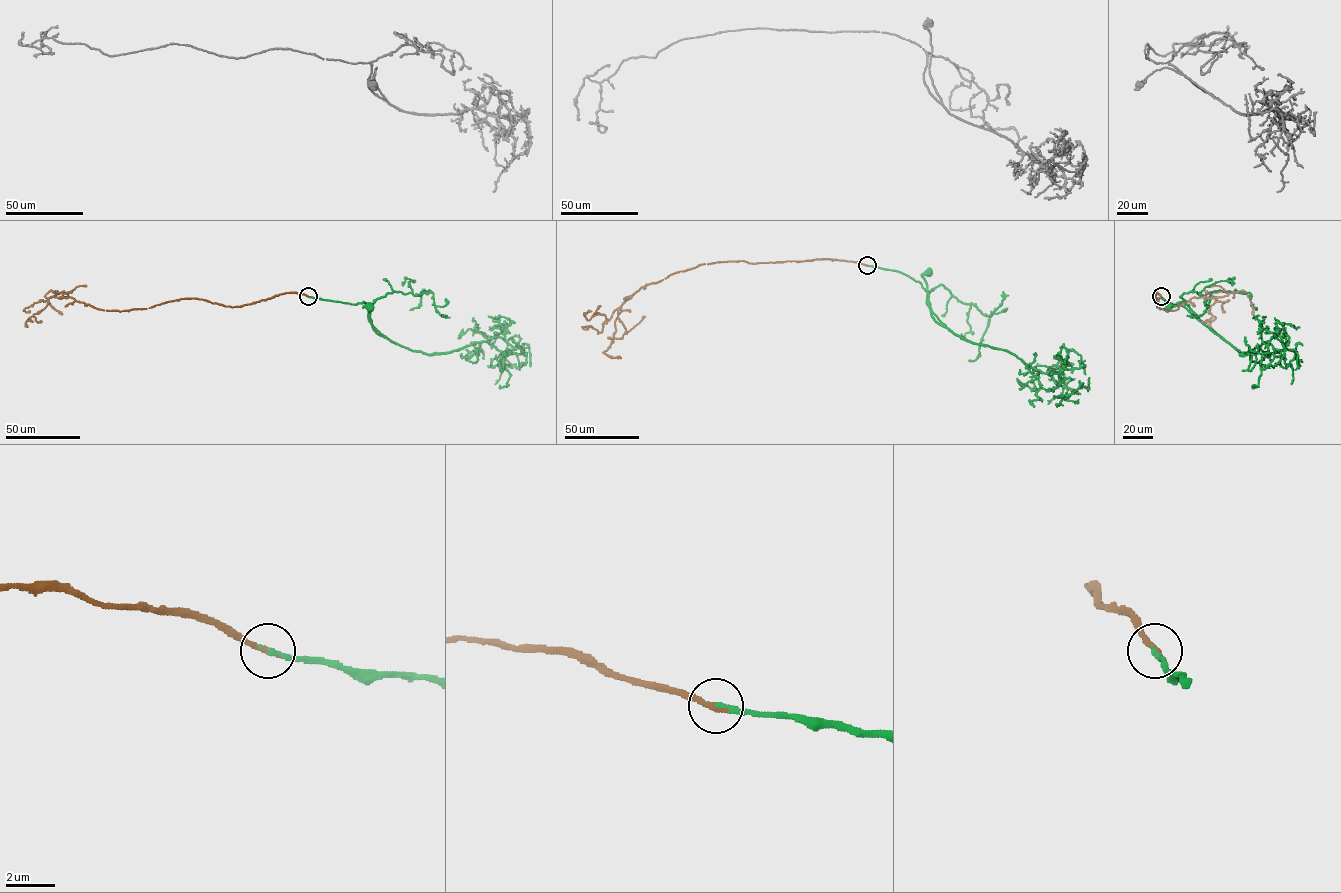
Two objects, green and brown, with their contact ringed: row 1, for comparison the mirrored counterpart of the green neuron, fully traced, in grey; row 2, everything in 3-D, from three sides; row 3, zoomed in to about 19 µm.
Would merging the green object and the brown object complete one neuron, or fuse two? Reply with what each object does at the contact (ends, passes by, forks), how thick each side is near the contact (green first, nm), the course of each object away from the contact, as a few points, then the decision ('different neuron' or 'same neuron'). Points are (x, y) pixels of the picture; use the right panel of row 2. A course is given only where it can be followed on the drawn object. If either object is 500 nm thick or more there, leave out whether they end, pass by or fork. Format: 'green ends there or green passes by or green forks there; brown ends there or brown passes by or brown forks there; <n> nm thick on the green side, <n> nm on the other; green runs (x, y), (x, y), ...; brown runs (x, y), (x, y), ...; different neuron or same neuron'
green ends there; brown ends there; 200 nm thick on the green side, 280 nm on the other; green runs (1161, 296), (1172, 304), (1184, 302), (1201, 322), (1183, 306), (1168, 308); brown runs (1161, 296), (1156, 293), (1156, 307), (1159, 298), (1159, 308), (1167, 311), (1193, 297), (1242, 290), (1253, 314); same neuron

